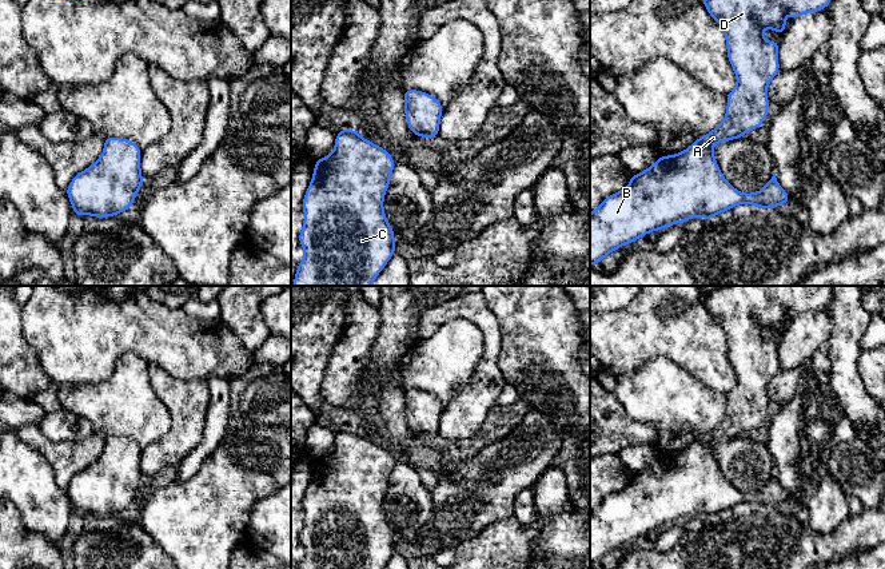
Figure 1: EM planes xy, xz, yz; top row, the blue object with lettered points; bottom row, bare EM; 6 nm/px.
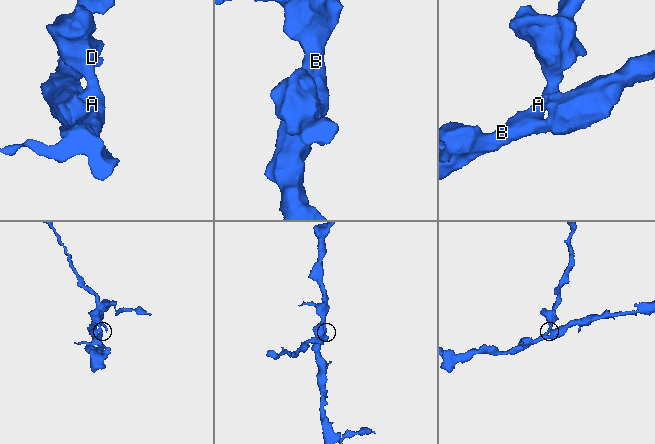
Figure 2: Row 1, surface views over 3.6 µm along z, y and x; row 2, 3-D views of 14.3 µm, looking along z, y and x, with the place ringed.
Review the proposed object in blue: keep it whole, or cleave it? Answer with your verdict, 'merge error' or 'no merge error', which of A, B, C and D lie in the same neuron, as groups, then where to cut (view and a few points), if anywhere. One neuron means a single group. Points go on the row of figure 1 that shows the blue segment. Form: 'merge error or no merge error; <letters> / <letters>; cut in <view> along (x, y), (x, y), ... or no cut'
no merge error; A B C D; no cut

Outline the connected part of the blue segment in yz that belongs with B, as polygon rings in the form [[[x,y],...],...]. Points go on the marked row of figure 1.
[[[702,0],[711,17],[722,27],[727,47],[727,59],[737,76],[737,87],[727,95],[726,118],[707,135],[698,138],[689,148],[675,154],[661,156],[651,167],[641,174],[631,176],[629,186],[607,196],[591,214],[590,214],[590,266],[602,262],[603,258],[614,250],[638,240],[641,236],[682,223],[695,216],[702,216],[706,220],[714,215],[729,211],[730,208],[749,203],[758,208],[776,208],[778,204],[792,200],[784,188],[777,183],[776,172],[765,184],[765,187],[753,194],[744,194],[737,191],[723,178],[719,167],[717,166],[715,156],[711,147],[745,136],[748,131],[758,128],[768,116],[769,100],[766,95],[768,84],[780,72],[778,65],[778,41],[768,41],[762,36],[765,28],[770,28],[778,33],[786,31],[785,20],[790,13],[794,19],[804,13],[818,12],[828,7],[832,0]]]

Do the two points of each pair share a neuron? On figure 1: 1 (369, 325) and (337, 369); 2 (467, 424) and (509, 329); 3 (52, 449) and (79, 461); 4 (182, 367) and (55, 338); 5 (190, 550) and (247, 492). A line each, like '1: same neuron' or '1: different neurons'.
1: same neuron
2: different neurons
3: same neuron
4: same neuron
5: same neuron

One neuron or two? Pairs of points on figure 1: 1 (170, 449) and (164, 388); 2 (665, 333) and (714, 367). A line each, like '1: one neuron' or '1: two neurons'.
1: one neuron
2: one neuron

